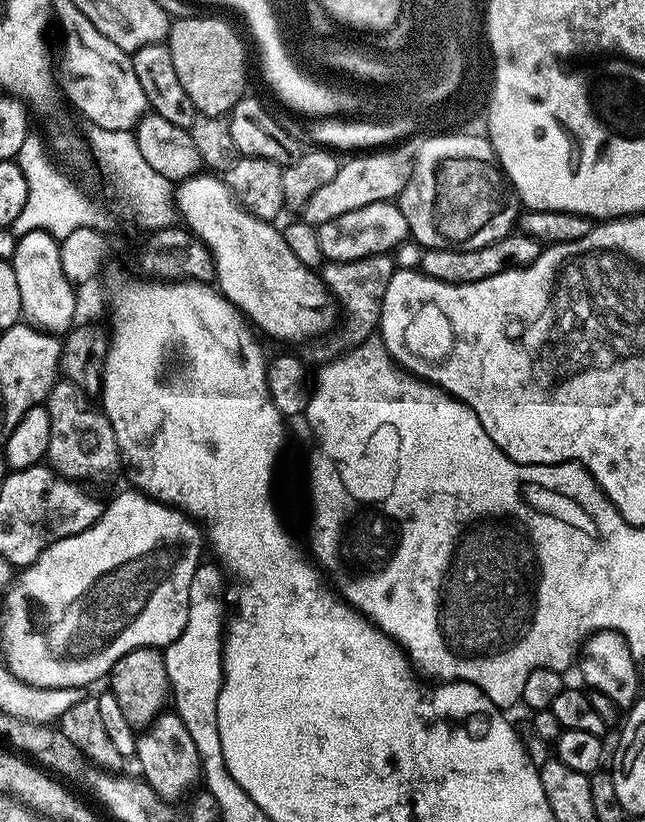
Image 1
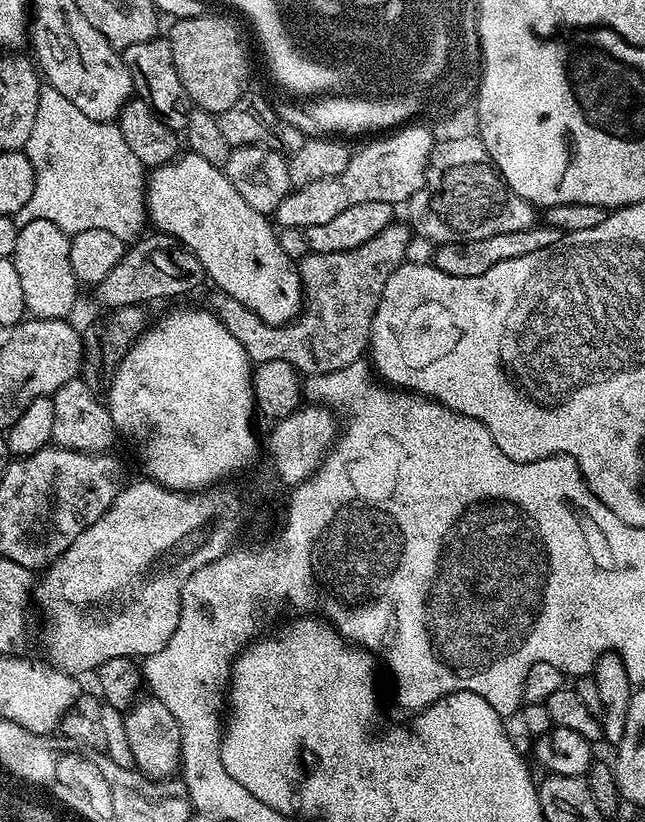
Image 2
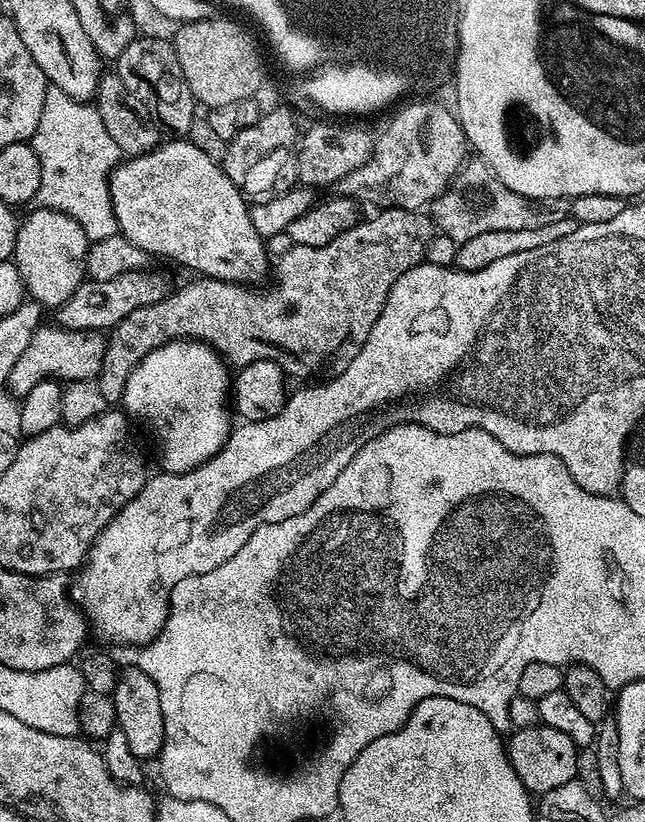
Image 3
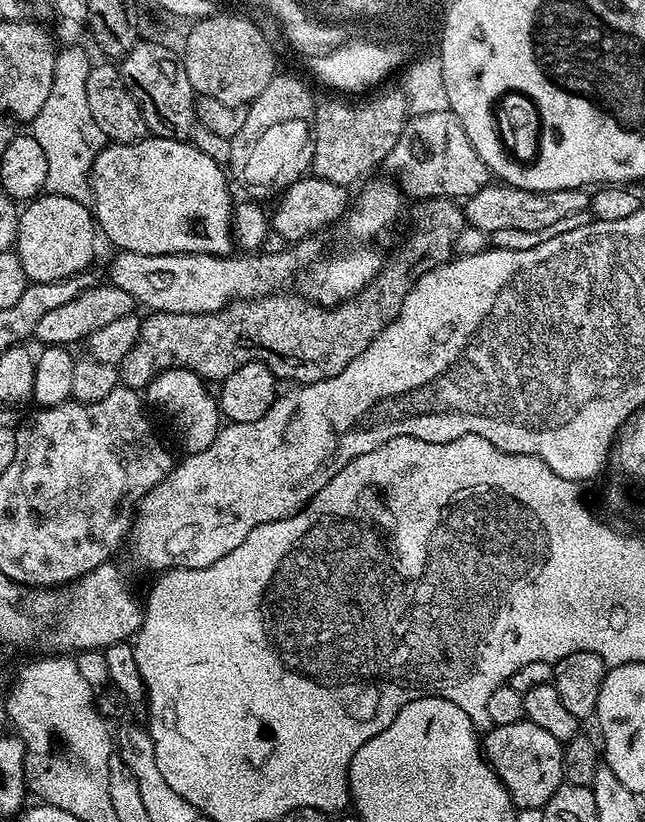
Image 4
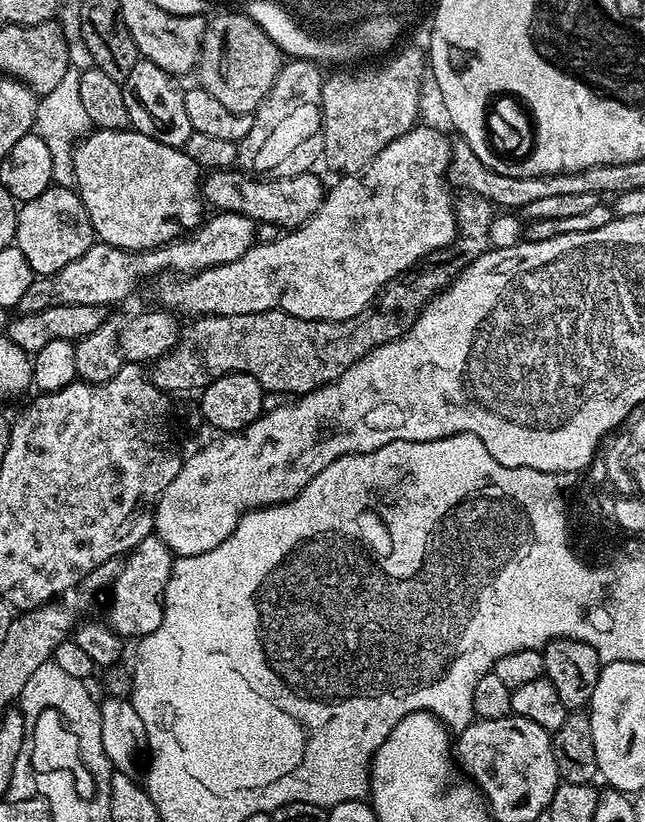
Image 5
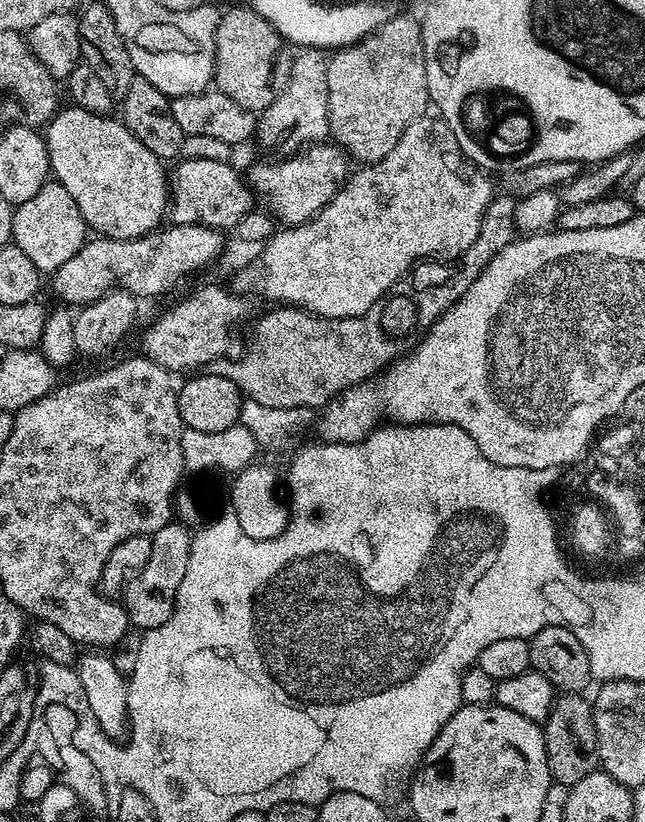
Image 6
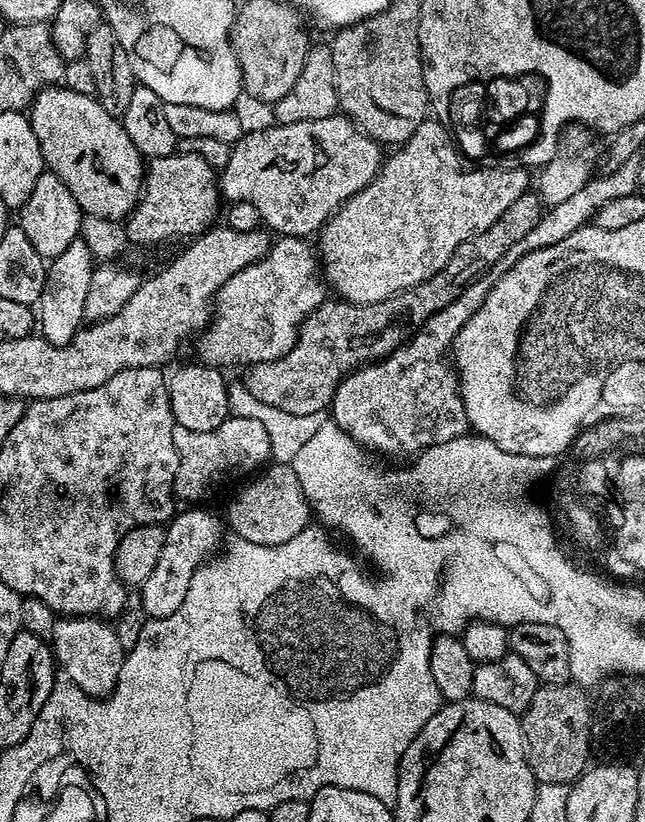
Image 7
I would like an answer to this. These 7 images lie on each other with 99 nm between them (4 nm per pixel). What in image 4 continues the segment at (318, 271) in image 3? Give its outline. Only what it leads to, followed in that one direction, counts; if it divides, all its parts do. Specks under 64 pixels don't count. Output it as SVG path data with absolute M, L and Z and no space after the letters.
M446 198L421 200L415 207L412 233L405 238L400 253L381 267L360 295L339 306L322 308L303 295L273 294L257 300L233 300L220 312L145 315L138 342L130 346L130 354L118 366L121 385L147 389L156 375L171 368L188 368L206 382L223 382L246 362L262 362L281 381L293 380L291 383L296 386L342 374L382 334L384 327L394 322L413 280L453 259L455 239L466 227L463 207Z

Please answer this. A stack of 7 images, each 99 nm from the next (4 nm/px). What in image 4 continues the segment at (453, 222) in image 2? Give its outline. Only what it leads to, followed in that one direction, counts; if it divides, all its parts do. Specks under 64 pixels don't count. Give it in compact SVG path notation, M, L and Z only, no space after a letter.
M489 182L482 190L467 197L462 204L465 221L471 227L491 234L498 230L546 230L553 222L559 222L569 214L589 211L590 196L582 188L557 188L555 192L527 192L521 188L511 188L506 182Z

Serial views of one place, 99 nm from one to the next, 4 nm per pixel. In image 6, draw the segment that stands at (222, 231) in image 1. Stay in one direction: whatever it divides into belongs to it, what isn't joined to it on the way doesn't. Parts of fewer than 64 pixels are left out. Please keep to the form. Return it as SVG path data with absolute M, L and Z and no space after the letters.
M77 106L69 107L61 107L46 125L48 157L52 163L51 175L66 186L70 198L78 202L84 223L93 233L109 240L133 240L157 231L161 227L160 219L163 216L165 219L170 208L170 180L166 172L164 176L165 165L146 150L146 146L142 146L142 142L138 142L138 138L134 138L132 131L119 119L88 113Z

